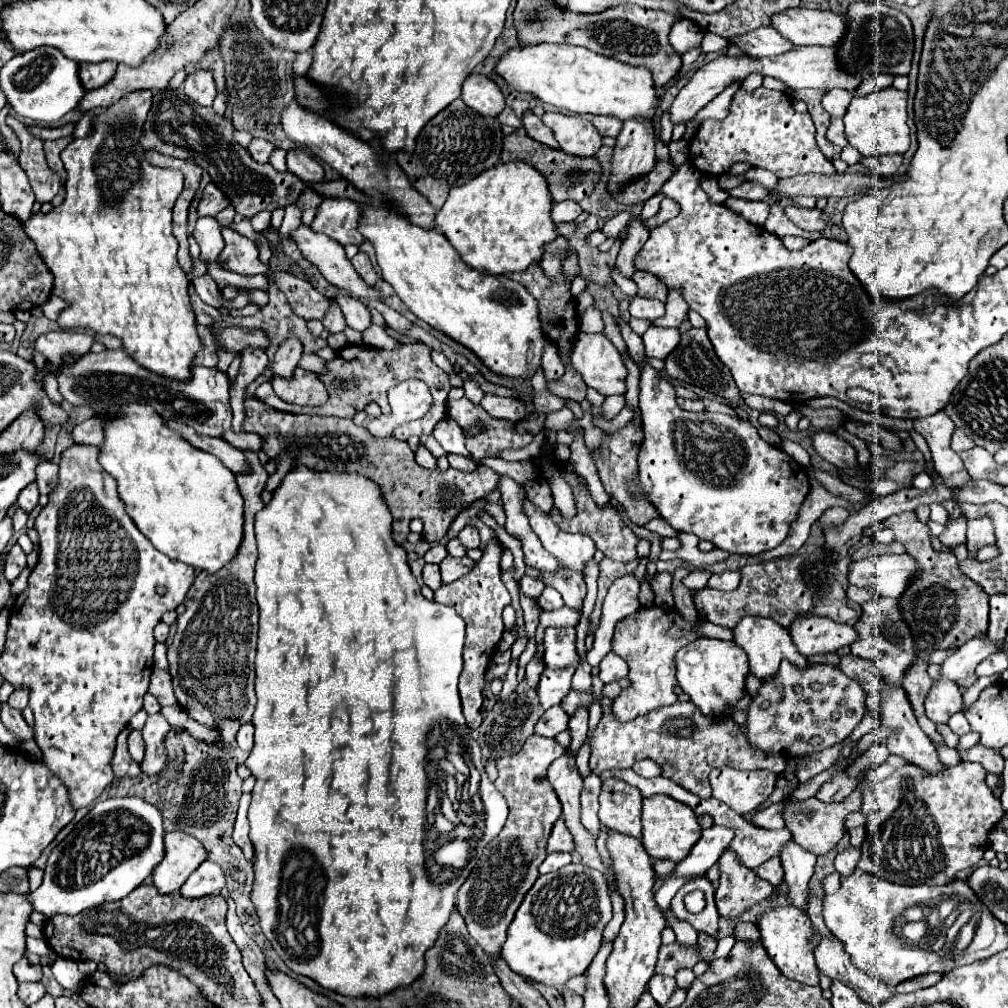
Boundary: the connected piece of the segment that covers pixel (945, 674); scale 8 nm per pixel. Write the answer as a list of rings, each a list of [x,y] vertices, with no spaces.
[[[969,639],[965,645],[955,649],[943,663],[941,663],[941,675],[939,679],[949,681],[963,681],[975,673],[975,667],[979,661],[983,661],[987,655],[1003,649],[1005,645],[993,645],[989,639]]]

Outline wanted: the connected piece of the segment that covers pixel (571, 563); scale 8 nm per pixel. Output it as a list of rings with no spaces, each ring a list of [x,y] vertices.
[[[525,501],[523,507],[529,517],[531,529],[541,539],[545,551],[555,555],[565,569],[579,569],[583,573],[587,567],[587,561],[593,559],[593,553],[595,553],[593,539],[589,539],[589,535],[581,535],[581,533],[573,535],[573,533],[561,531],[549,519],[549,515],[535,509],[531,501]]]

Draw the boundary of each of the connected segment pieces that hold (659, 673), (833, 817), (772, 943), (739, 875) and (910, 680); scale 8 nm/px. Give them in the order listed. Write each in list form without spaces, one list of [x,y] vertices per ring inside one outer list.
[[[661,607],[639,609],[637,613],[621,619],[615,627],[613,635],[613,651],[623,657],[629,665],[629,679],[631,687],[625,689],[611,705],[613,717],[621,723],[631,721],[639,715],[649,713],[651,709],[671,705],[677,701],[673,687],[675,679],[675,653],[687,645],[689,641],[697,639],[699,635],[691,633],[693,623],[685,623],[677,611],[665,611]]]
[[[867,779],[861,781],[861,785],[841,803],[823,803],[823,801],[819,801],[815,797],[807,799],[807,801],[787,801],[783,817],[785,817],[785,825],[793,833],[793,841],[797,845],[801,845],[803,849],[815,853],[815,855],[827,855],[829,851],[833,851],[837,847],[837,843],[847,833],[845,817],[861,807],[861,797],[863,797],[865,785],[867,785]]]
[[[791,905],[767,909],[765,913],[761,913],[757,917],[755,923],[757,923],[757,929],[761,933],[761,943],[767,951],[767,955],[773,959],[773,963],[781,969],[781,973],[785,977],[795,979],[795,981],[805,983],[805,985],[817,985],[819,983],[815,955],[813,955],[813,949],[809,947],[811,921],[803,911],[793,909]]]
[[[727,847],[725,855],[719,857],[717,865],[721,871],[721,879],[719,879],[719,889],[715,891],[715,901],[721,915],[735,917],[747,907],[771,895],[773,885],[757,877],[753,869],[741,867],[737,857],[733,857],[733,849]]]
[[[919,653],[917,659],[913,661],[913,665],[903,675],[903,689],[907,691],[907,697],[913,703],[915,717],[917,717],[919,725],[923,727],[923,731],[933,739],[933,743],[943,743],[941,735],[935,731],[935,723],[925,717],[923,701],[925,701],[925,695],[929,693],[931,685],[933,685],[933,679],[927,675],[927,663],[923,661],[923,655]]]

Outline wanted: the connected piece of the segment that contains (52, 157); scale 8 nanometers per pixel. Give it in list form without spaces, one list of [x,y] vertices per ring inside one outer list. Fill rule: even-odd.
[[[63,137],[63,139],[57,139],[57,141],[45,141],[45,143],[43,143],[45,159],[47,159],[51,171],[59,175],[59,179],[61,179],[61,187],[63,187],[63,183],[65,183],[65,169],[63,169],[63,163],[61,163],[59,153],[61,153],[71,141],[73,141],[73,137]]]

